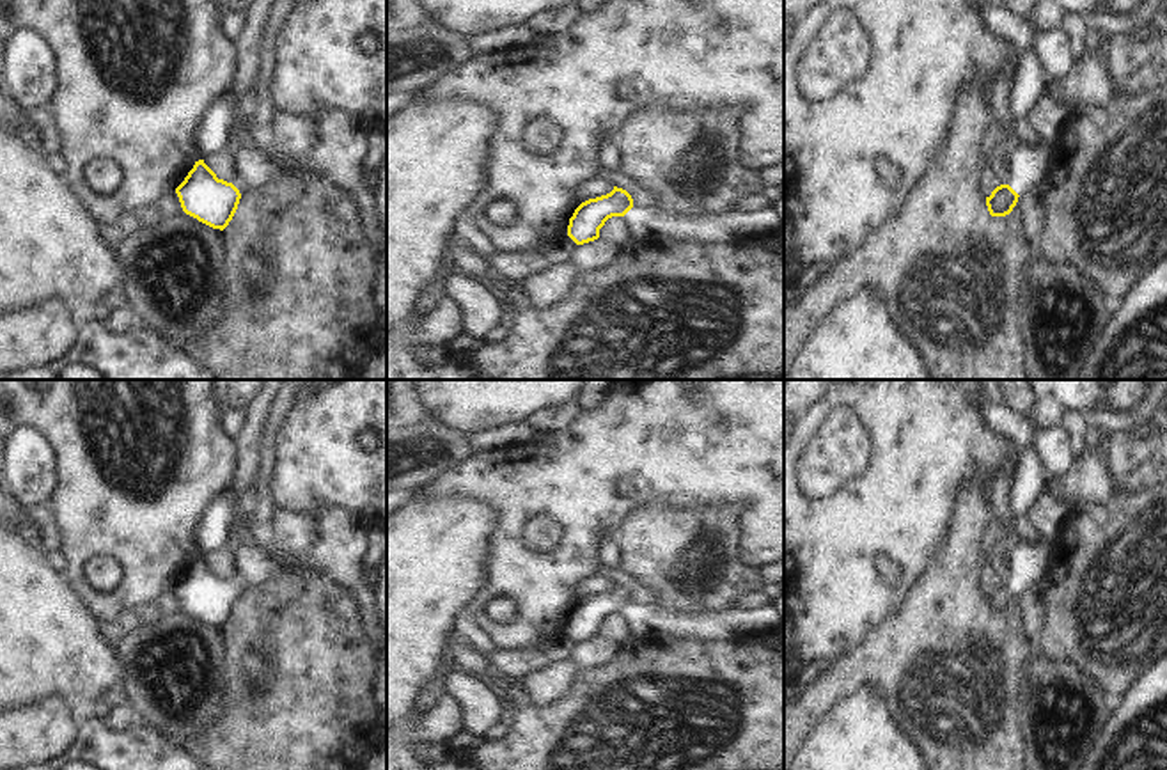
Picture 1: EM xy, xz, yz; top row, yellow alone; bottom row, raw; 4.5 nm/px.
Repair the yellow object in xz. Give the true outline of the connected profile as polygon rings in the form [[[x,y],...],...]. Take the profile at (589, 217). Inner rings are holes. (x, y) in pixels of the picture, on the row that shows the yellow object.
[[[614,186],[607,195],[582,202],[569,218],[568,236],[584,245],[599,238],[599,229],[612,216],[623,216],[637,241],[722,241],[738,243],[780,231],[780,218],[773,208],[759,213],[720,213],[686,216],[653,206],[635,206],[631,195]]]

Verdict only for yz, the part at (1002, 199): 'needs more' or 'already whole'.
needs more

